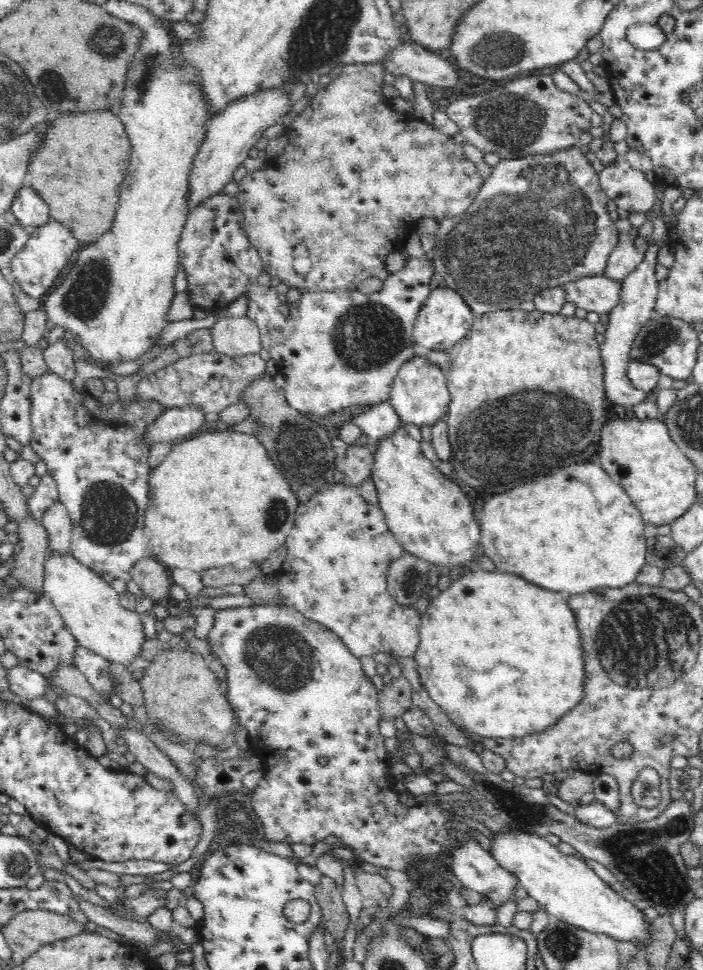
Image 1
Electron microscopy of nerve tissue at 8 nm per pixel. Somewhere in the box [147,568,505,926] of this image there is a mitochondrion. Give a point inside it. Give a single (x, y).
(279, 657)

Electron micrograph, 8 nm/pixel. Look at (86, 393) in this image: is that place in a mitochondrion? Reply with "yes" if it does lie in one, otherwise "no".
no

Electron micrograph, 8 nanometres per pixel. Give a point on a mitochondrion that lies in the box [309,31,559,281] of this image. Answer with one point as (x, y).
(516, 122)

